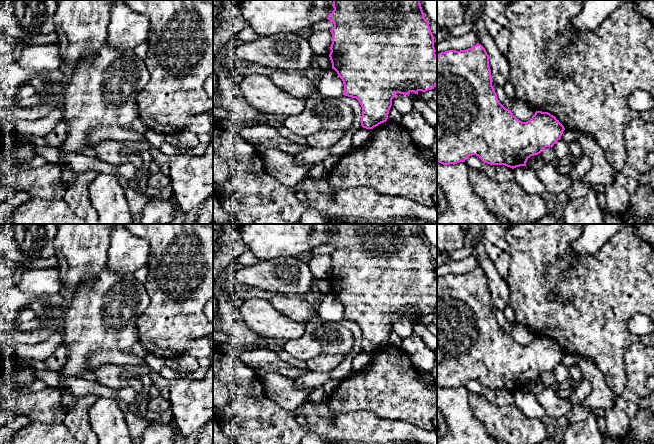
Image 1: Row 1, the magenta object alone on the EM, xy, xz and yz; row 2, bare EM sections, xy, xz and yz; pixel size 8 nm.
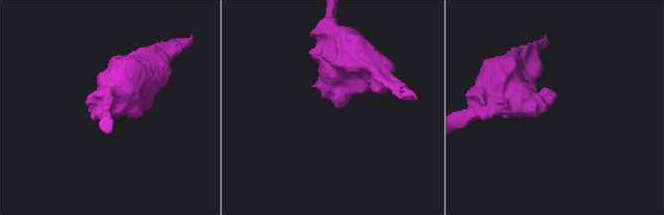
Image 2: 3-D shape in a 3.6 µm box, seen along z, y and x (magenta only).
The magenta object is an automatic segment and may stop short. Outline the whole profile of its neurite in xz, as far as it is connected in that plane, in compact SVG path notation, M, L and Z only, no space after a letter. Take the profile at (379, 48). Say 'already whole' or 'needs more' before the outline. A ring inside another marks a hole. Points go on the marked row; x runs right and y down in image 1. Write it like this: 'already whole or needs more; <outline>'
already whole; M333 0L334 10L328 15L334 27L330 30L332 44L330 47L330 60L334 69L344 84L343 95L356 98L362 107L361 125L366 129L373 129L388 119L389 110L392 106L392 99L396 93L409 96L410 92L418 95L419 91L426 92L434 89L437 85L437 55L435 54L434 36L431 32L429 22L425 19L419 0Z

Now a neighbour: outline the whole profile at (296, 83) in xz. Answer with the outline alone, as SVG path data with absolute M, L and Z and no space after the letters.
M274 69L269 78L275 86L302 100L318 92L317 83L310 80L304 72Z

